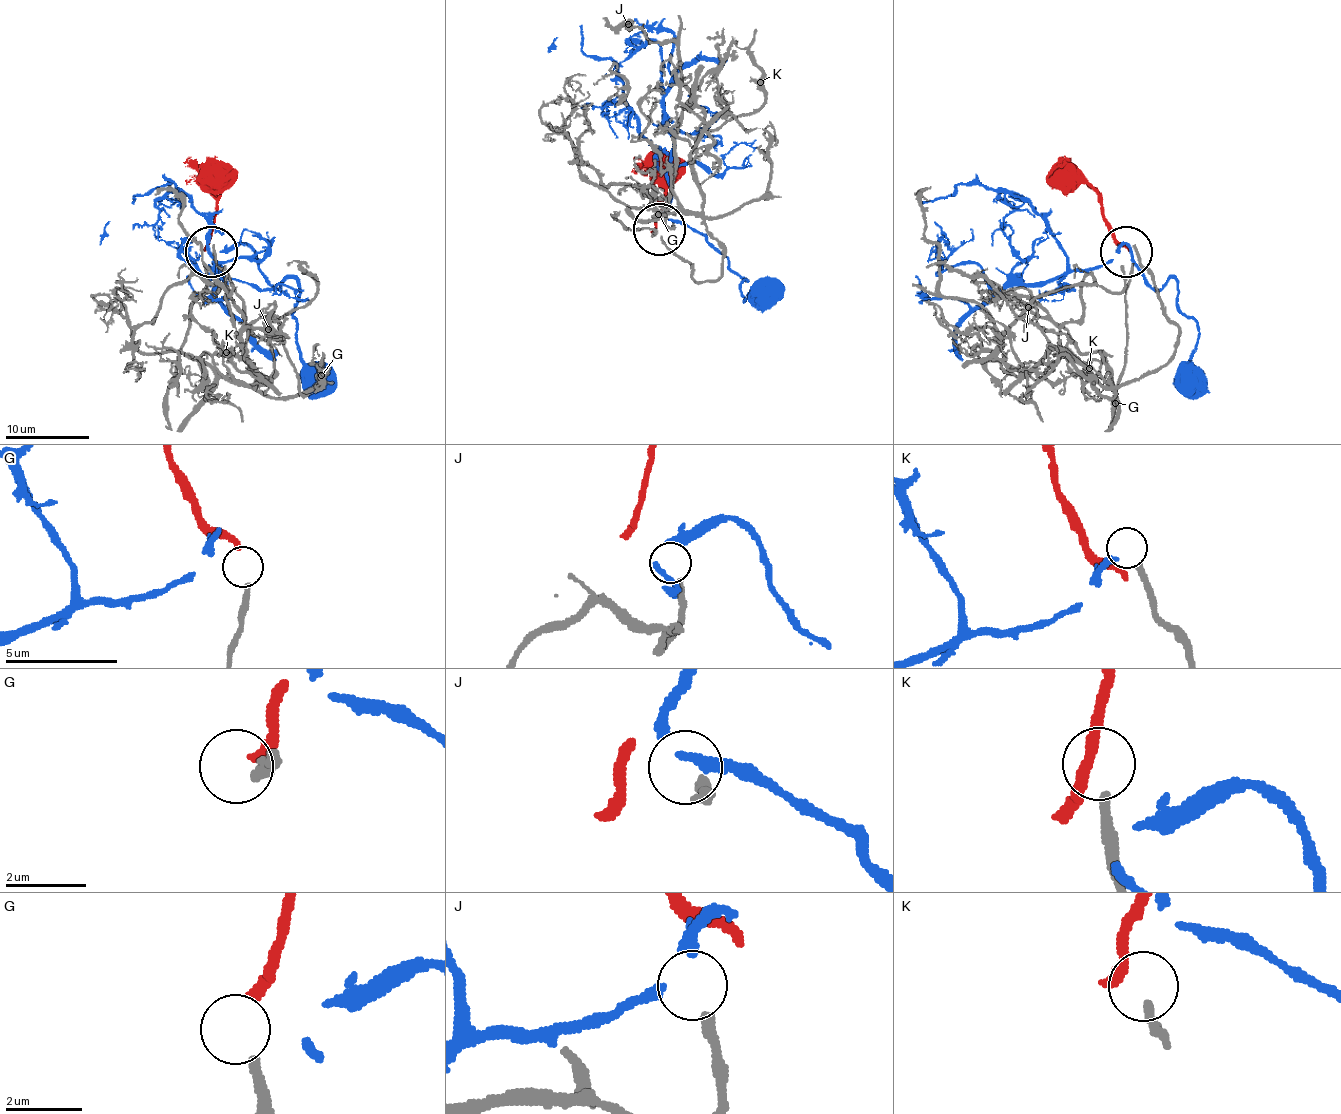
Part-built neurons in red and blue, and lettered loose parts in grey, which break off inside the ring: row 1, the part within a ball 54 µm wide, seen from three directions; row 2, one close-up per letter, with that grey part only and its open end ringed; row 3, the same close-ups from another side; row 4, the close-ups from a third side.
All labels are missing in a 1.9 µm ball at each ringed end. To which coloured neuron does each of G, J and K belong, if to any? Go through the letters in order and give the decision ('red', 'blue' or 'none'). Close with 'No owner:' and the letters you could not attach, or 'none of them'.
G: red
J: none
K: none
No owner: J, K

